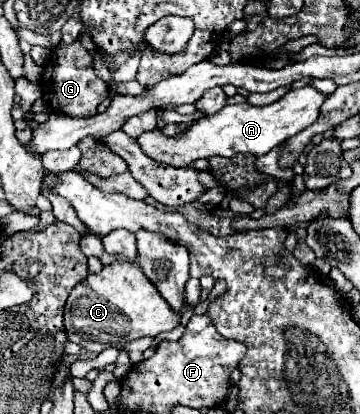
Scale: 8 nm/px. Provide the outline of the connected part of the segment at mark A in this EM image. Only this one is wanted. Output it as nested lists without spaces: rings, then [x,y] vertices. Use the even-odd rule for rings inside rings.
[[[303,86],[299,90],[289,90],[277,102],[267,106],[251,106],[249,102],[237,106],[225,106],[217,114],[203,116],[201,120],[193,122],[193,126],[185,134],[167,138],[161,130],[155,128],[147,134],[141,134],[137,142],[149,158],[171,166],[187,166],[197,158],[211,158],[211,156],[223,156],[223,158],[231,158],[235,154],[261,156],[273,150],[275,146],[283,144],[291,136],[299,134],[307,126],[311,126],[319,118],[325,100],[327,94],[315,90],[313,86]]]

